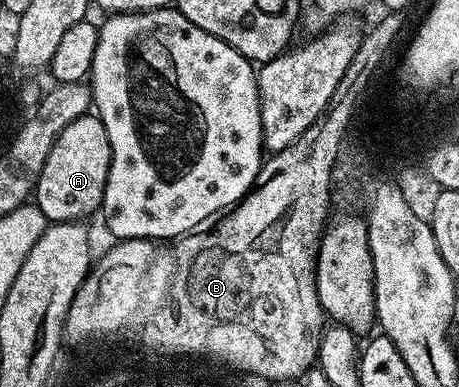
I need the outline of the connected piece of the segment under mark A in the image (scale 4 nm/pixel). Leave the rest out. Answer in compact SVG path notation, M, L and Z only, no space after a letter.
M89 113L70 121L70 125L58 133L50 149L50 157L46 157L46 165L42 165L42 173L36 182L34 205L42 209L49 224L87 220L87 215L101 210L111 160L110 137L106 137L99 115Z

